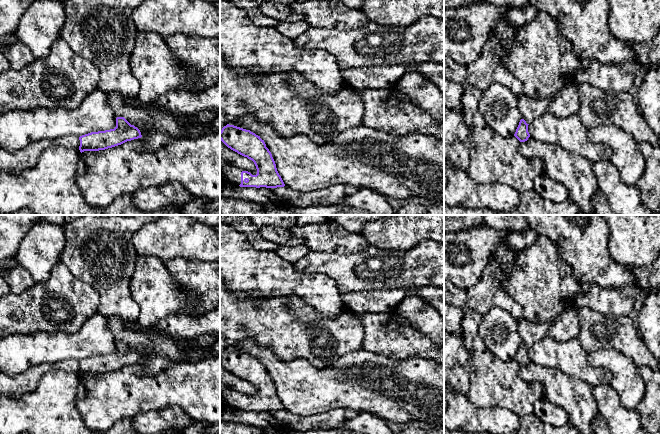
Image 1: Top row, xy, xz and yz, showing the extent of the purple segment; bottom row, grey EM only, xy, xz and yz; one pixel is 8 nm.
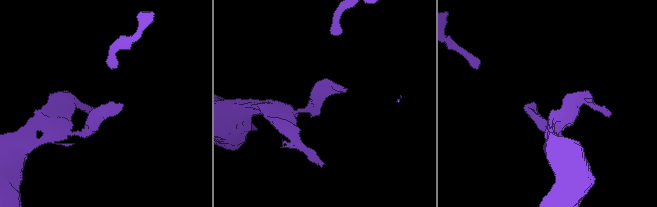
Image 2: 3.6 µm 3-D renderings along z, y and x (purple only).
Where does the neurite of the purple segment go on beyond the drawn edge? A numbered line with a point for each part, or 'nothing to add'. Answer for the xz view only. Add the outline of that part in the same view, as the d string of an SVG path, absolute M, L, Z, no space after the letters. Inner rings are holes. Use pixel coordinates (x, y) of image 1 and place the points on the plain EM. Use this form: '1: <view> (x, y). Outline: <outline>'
1: xz (230, 398). Outline: M227 387L220 388L220 400L226 407L231 409L239 410L241 408L242 395L244 394Z

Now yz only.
1: yz (531, 333). Outline: M554 319L544 324L520 321L518 323L518 328L522 343L524 343L527 348L532 347L539 340L547 336L548 330L551 328L553 322Z

